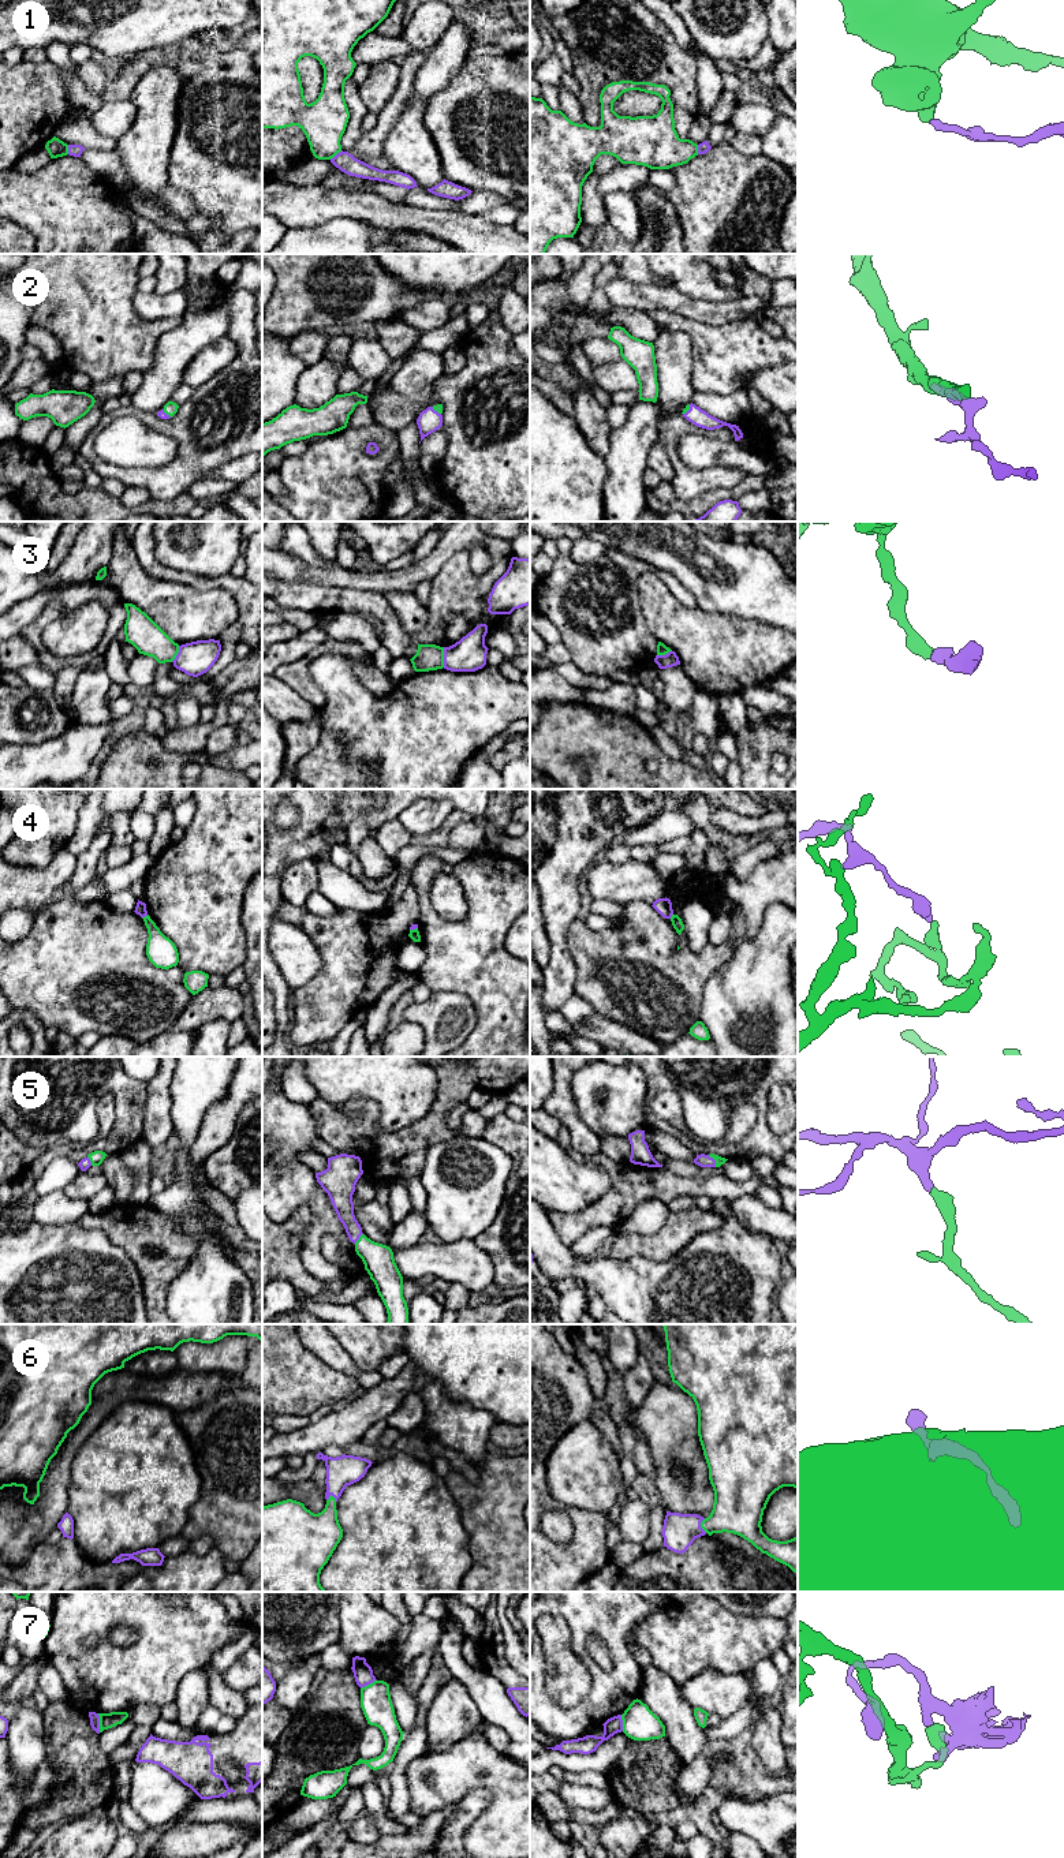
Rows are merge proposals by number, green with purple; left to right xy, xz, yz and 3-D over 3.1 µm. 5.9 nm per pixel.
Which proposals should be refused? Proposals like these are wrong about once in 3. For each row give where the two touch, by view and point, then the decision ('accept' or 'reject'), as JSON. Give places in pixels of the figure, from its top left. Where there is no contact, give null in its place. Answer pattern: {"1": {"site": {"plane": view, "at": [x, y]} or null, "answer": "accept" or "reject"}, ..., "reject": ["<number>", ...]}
{"1": {"site": {"plane": "xz", "at": [335, 154]}, "answer": "reject"}, "2": {"site": {"plane": "yz", "at": [687, 410]}, "answer": "accept"}, "3": {"site": {"plane": "xz", "at": [443, 657]}, "answer": "reject"}, "4": {"site": {"plane": "xy", "at": [145, 916]}, "answer": "reject"}, "5": {"site": {"plane": "yz", "at": [715, 1159]}, "answer": "accept"}, "6": {"site": {"plane": "yz", "at": [701, 1525]}, "answer": "accept"}, "7": {"site": {"plane": "xy", "at": [100, 1723]}, "answer": "reject"}, "reject": ["1", "3", "4", "7"]}

